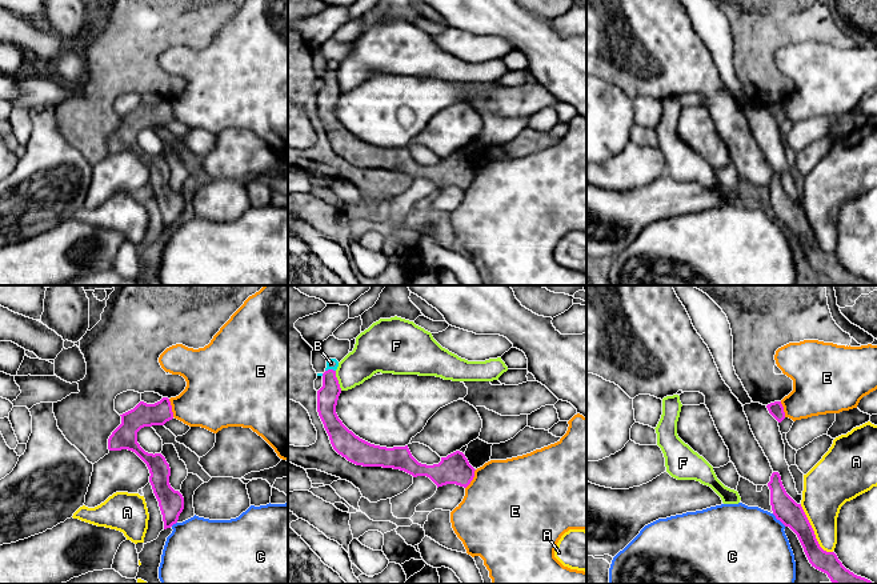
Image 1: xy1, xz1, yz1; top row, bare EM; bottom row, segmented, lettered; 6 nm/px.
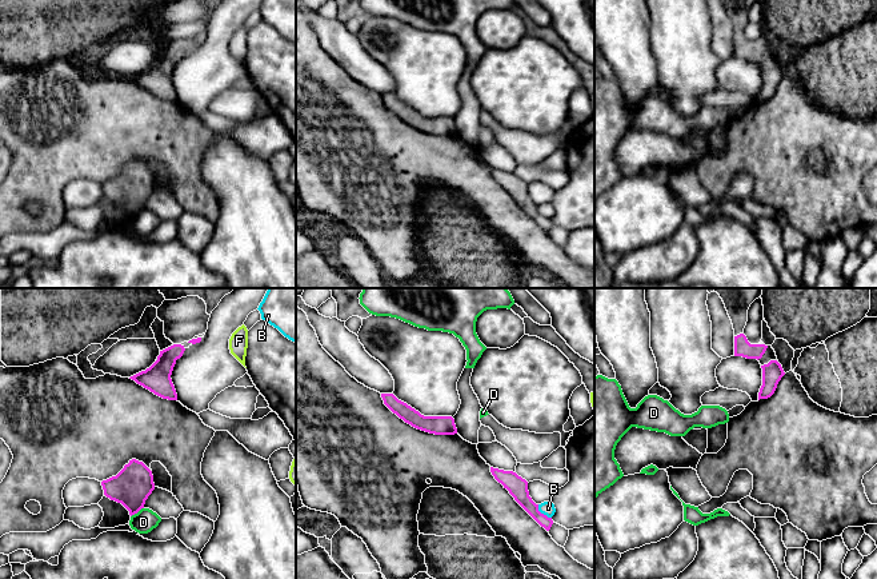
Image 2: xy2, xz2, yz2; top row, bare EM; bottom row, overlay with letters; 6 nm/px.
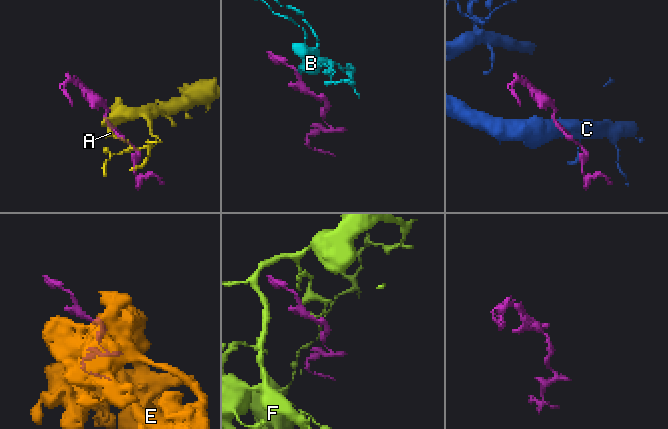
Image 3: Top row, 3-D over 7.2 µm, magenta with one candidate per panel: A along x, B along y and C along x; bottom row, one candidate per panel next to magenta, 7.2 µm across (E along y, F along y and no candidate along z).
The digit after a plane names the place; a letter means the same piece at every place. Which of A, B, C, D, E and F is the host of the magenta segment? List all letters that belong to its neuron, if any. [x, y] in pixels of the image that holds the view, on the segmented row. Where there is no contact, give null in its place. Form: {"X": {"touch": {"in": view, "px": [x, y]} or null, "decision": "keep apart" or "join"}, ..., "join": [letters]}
{"A": {"touch": {"in": "yz1", "px": [813, 531]}, "decision": "keep apart"}, "B": {"touch": {"in": "xz2", "px": [543, 514]}, "decision": "keep apart"}, "C": {"touch": {"in": "yz1", "px": [779, 519]}, "decision": "keep apart"}, "D": {"touch": {"in": "xy2", "px": [136, 512]}, "decision": "keep apart"}, "E": {"touch": {"in": "xz1", "px": [472, 479]}, "decision": "keep apart"}, "F": {"touch": {"in": "xz1", "px": [337, 380]}, "decision": "keep apart"}, "join": []}

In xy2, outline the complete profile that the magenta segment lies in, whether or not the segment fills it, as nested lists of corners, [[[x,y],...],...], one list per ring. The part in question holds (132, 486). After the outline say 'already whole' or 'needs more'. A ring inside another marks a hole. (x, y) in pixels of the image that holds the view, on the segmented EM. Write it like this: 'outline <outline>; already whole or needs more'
outline [[[136,459],[129,460],[116,476],[103,480],[101,486],[104,495],[121,503],[131,516],[144,508],[145,500],[155,490],[152,471]]]; already whole

